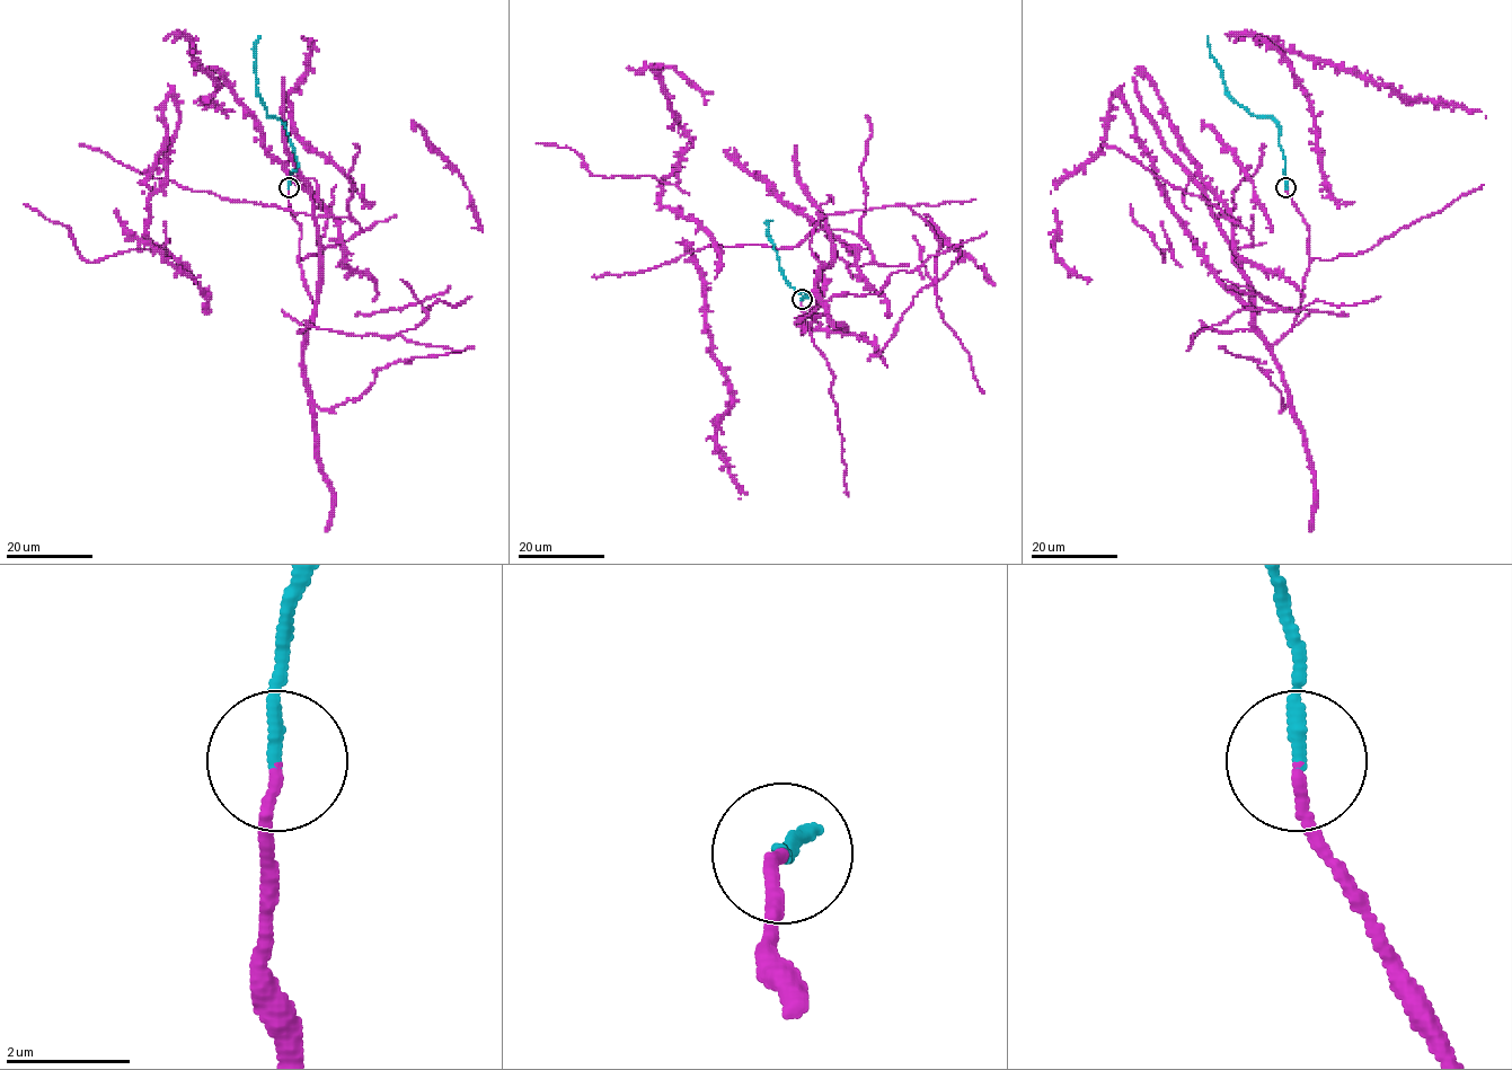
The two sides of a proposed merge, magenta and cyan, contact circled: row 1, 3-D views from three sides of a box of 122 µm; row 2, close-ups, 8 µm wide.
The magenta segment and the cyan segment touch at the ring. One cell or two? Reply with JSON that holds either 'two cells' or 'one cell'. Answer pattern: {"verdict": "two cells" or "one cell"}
{"verdict": "one cell"}

